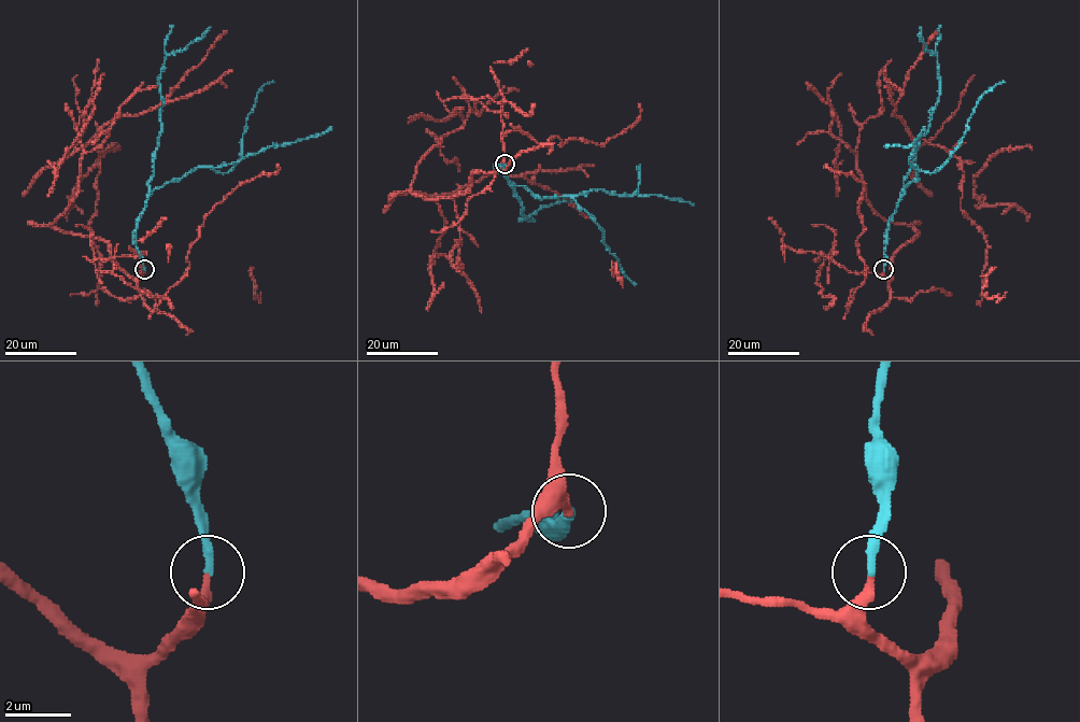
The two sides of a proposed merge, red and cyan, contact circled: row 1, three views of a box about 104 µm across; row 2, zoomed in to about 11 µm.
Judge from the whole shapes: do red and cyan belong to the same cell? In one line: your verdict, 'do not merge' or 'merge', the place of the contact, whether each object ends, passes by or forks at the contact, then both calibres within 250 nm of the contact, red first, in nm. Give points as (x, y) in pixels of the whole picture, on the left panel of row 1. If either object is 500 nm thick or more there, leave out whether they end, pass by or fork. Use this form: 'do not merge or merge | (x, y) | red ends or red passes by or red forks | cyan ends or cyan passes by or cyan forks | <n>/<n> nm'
merge | (144, 269) | red ends | cyan ends | 280/280 nm

